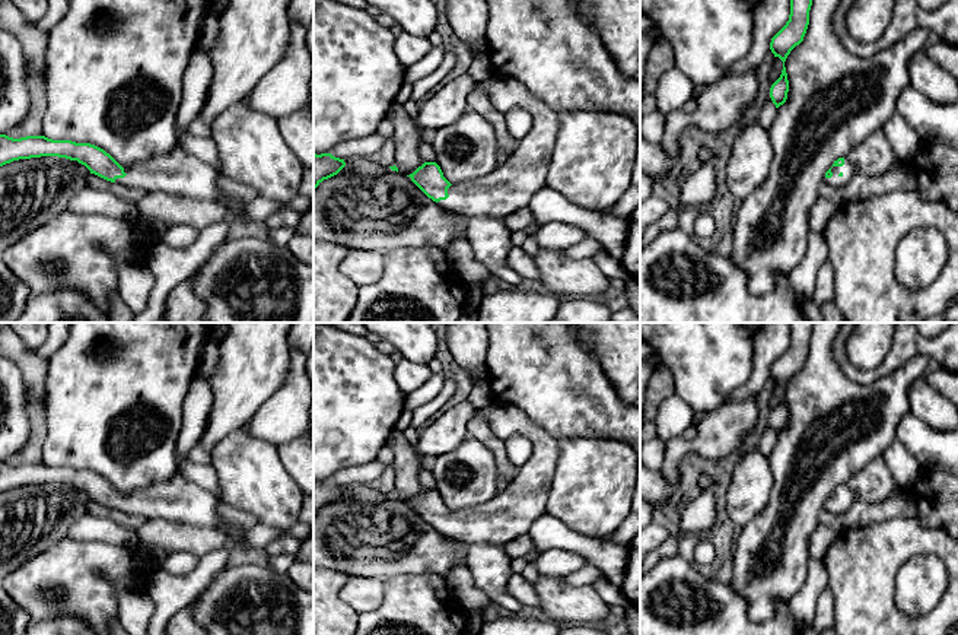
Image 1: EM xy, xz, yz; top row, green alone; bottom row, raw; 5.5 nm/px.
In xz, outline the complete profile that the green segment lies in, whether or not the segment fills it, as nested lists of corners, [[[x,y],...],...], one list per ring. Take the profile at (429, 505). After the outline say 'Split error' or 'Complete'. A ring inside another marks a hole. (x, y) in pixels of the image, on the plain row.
[[[494,400],[480,415],[497,438],[519,435],[532,444],[529,460],[513,480],[491,501],[468,511],[451,511],[436,489],[424,489],[407,504],[449,540],[505,546],[528,534],[532,523],[545,512],[560,455],[558,439],[515,404]]]. Split error

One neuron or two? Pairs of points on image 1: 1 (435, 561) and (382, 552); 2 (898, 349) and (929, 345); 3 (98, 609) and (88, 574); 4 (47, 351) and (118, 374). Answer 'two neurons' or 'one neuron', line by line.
1: one neuron
2: one neuron
3: one neuron
4: two neurons

